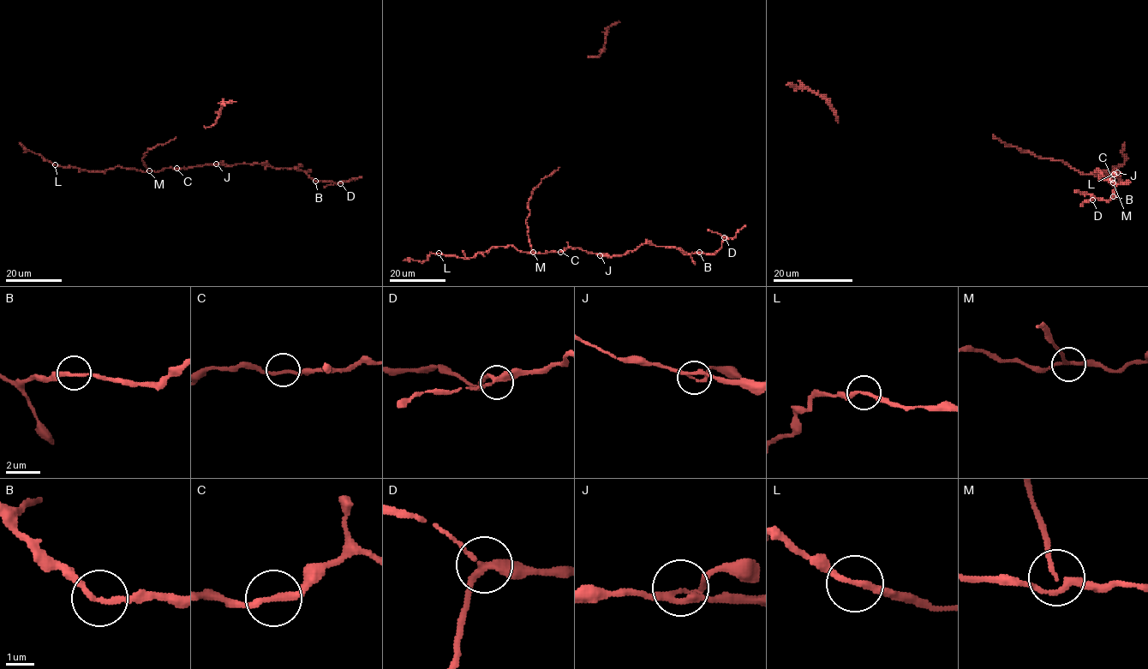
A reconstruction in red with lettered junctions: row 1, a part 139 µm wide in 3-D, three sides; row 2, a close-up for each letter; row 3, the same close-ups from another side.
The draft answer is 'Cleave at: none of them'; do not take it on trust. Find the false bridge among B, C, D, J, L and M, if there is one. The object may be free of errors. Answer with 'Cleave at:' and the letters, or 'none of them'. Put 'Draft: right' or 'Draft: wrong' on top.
Draft: wrong
Cleave at: M

